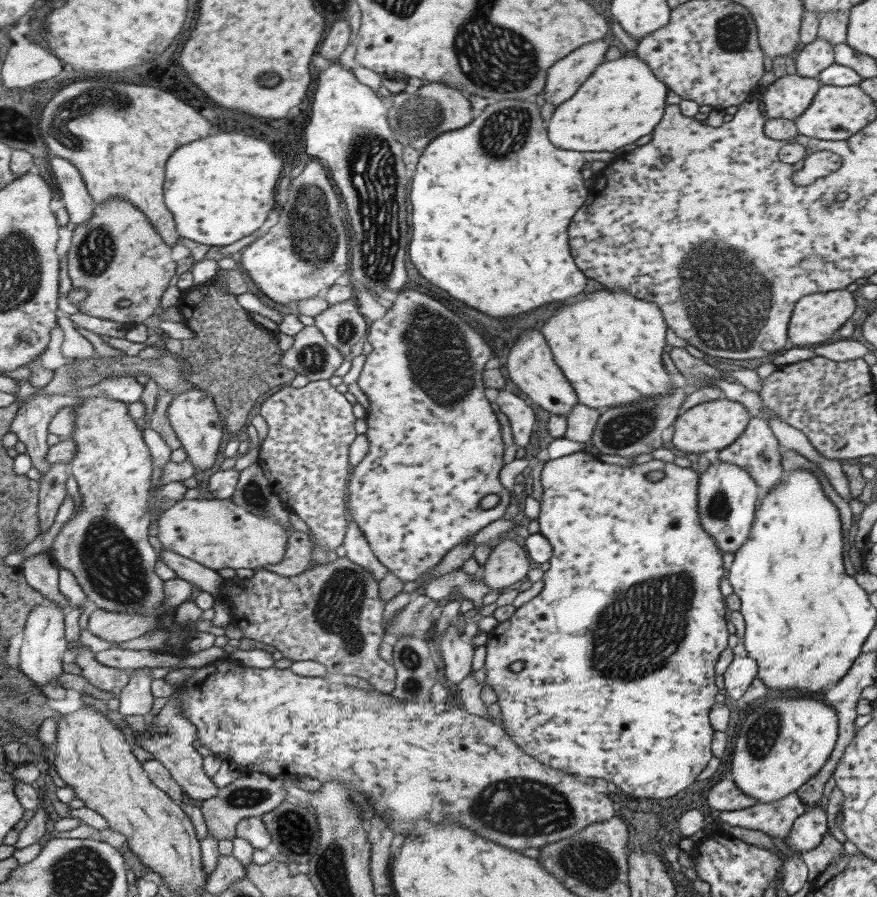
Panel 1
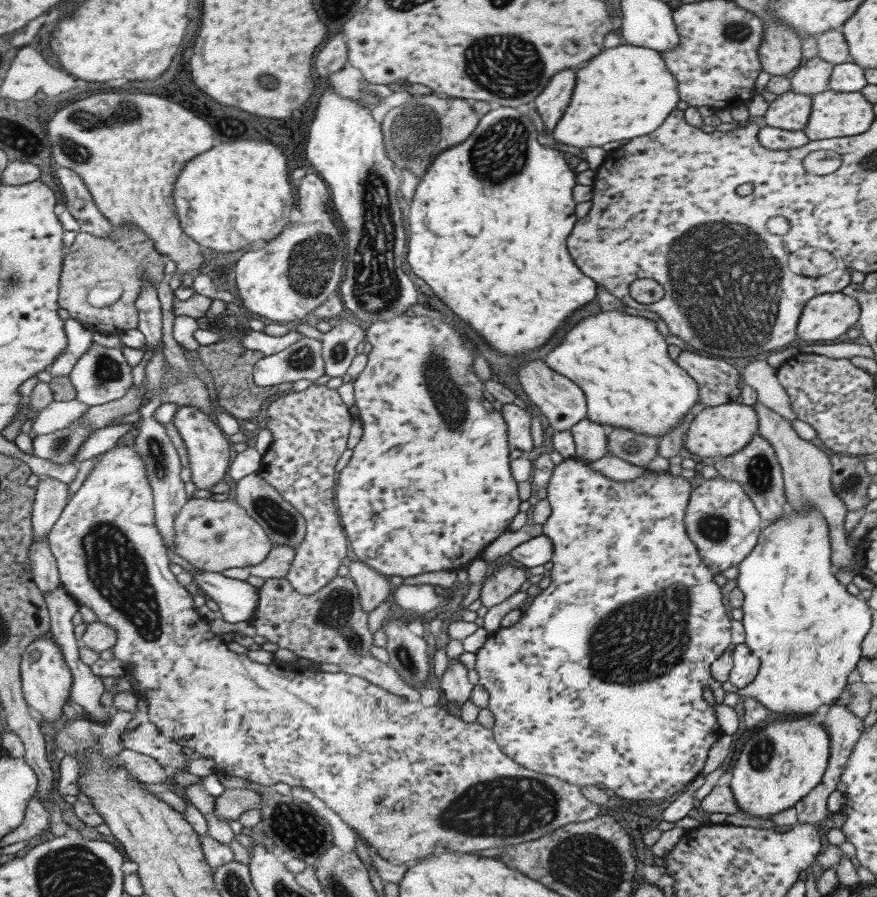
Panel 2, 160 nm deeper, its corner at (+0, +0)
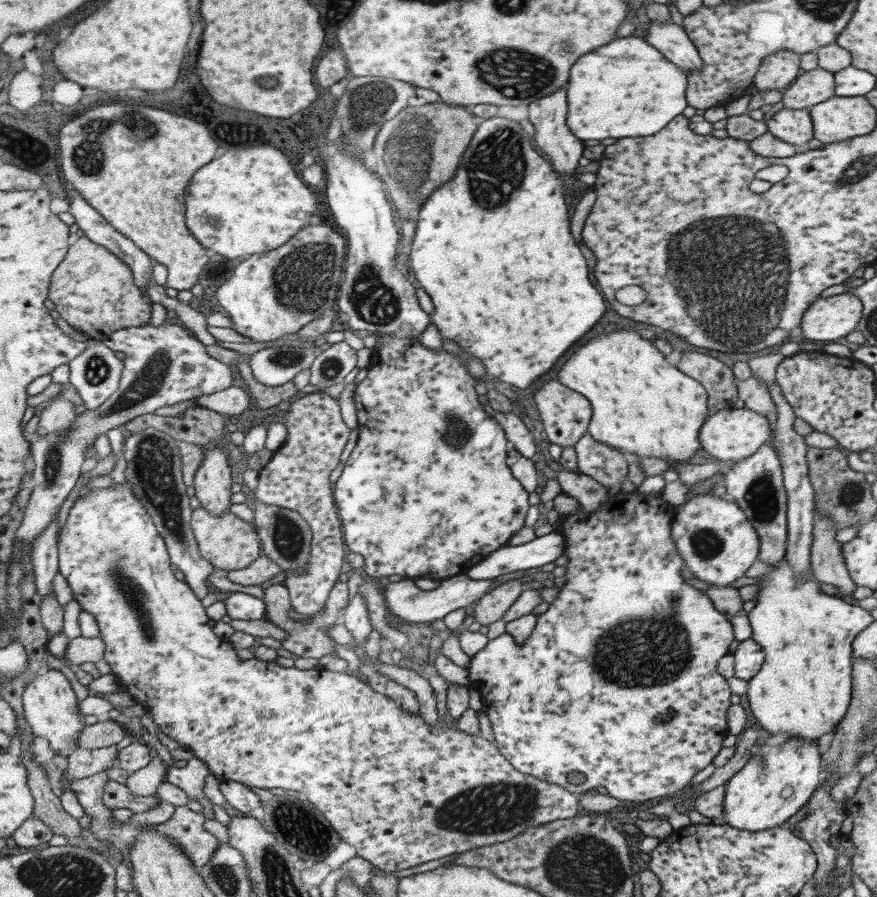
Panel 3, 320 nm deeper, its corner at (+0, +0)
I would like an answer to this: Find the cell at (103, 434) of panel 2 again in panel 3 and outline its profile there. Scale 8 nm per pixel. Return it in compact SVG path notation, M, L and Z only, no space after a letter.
M230 386L219 392L204 394L194 401L198 405L213 412L235 415L242 412L248 412L252 408L252 400L246 389L242 390L237 386Z

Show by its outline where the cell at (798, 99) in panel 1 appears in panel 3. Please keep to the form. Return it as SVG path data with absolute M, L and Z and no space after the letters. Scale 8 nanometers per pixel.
M782 108L765 122L767 133L795 147L805 147L812 138L809 110Z

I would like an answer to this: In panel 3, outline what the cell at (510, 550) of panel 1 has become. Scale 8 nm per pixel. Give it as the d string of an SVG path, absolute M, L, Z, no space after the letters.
M514 577L500 586L487 592L487 595L481 596L473 606L473 619L481 626L487 626L497 622L503 617L503 614L511 607L522 592L521 581L519 577Z

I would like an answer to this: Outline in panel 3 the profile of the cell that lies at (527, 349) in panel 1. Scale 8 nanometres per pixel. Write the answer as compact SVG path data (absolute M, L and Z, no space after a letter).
M557 380L545 382L534 394L534 404L539 412L543 432L547 435L550 444L557 444L565 448L573 447L574 444L586 432L590 416L591 407L589 401L578 392L573 392L570 388L559 384Z

